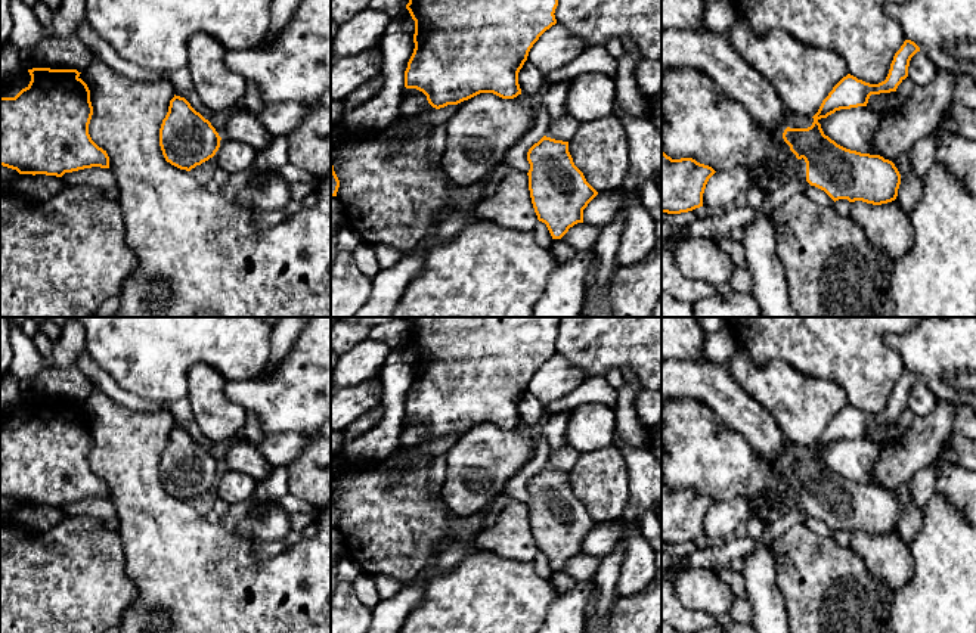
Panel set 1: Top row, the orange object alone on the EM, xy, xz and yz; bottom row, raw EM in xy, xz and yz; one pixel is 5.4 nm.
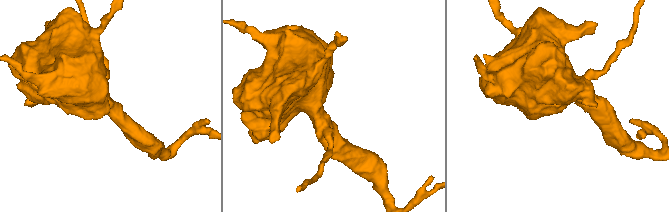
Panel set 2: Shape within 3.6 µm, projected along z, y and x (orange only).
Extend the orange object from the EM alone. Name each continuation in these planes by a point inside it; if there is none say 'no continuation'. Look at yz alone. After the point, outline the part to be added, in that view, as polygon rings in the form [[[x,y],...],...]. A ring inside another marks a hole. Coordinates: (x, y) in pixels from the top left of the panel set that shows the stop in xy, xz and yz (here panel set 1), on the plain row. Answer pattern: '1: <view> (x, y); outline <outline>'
1: yz (775, 511); outline [[[799,490],[799,496],[793,503],[784,503],[784,505],[772,505],[768,512],[762,516],[766,527],[769,527],[772,522],[775,522],[783,515],[796,511],[806,511],[806,493],[805,490]]]

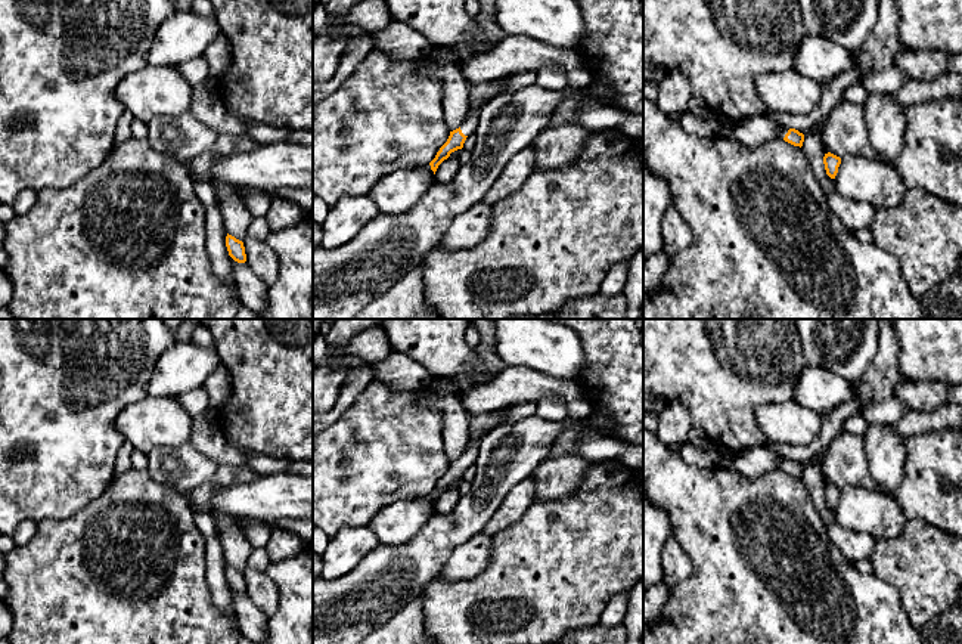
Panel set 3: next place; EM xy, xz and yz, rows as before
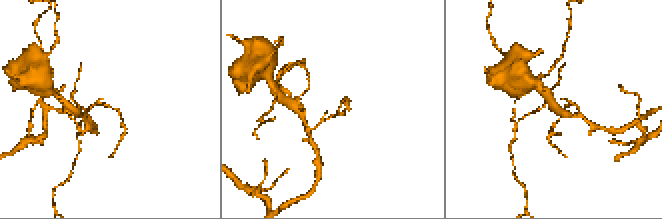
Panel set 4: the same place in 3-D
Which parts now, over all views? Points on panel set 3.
1: xz (468, 458); outline [[[475,440],[466,446],[463,453],[460,455],[460,461],[465,467],[471,467],[475,464],[475,459],[478,456],[478,446],[481,440]]]

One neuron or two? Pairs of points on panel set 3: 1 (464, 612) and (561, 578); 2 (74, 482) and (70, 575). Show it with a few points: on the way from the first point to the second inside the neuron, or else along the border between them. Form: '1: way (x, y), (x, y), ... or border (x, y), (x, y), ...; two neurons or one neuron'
1: way (487, 606), (511, 604), (528, 595), (537, 587); one neuron
2: border (101, 494), (71, 516), (43, 519), (39, 523); two neurons

